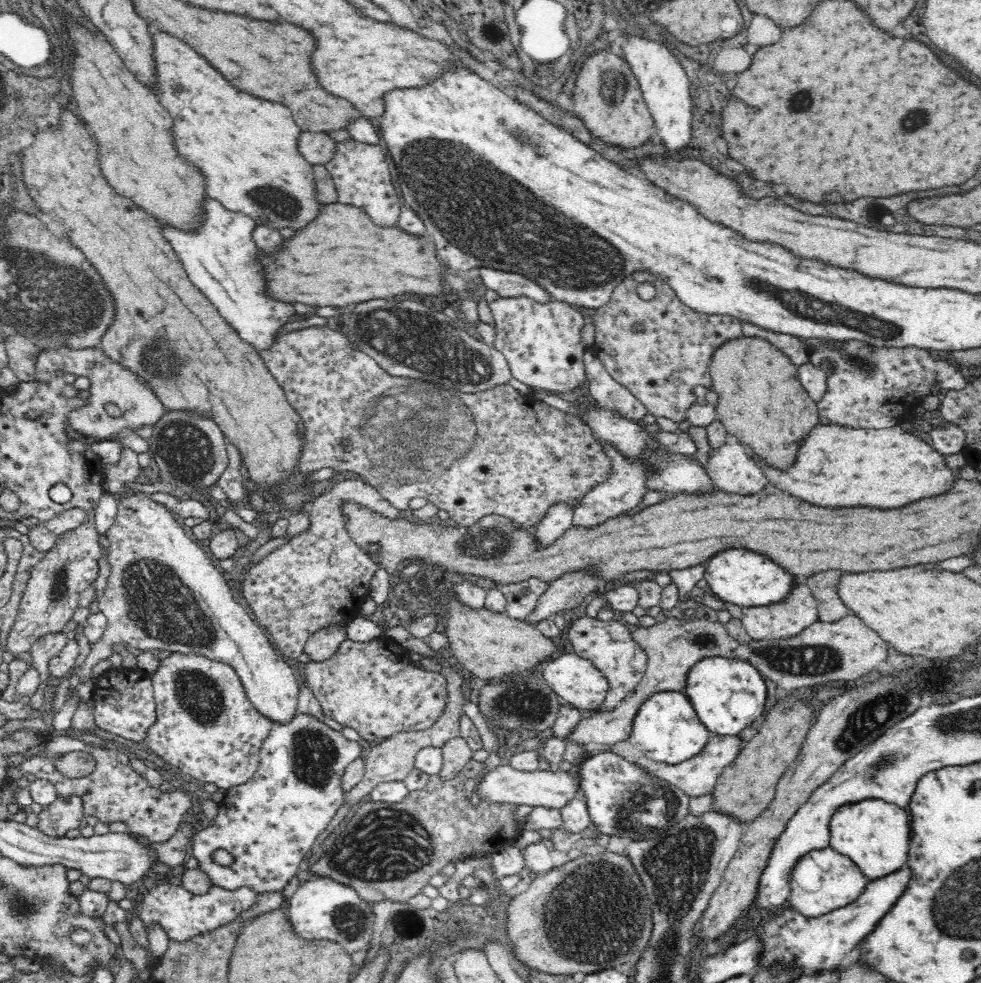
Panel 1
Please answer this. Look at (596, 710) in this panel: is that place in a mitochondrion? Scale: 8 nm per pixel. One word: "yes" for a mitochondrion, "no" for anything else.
no

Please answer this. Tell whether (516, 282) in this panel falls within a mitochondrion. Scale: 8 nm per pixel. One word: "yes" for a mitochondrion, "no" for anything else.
yes

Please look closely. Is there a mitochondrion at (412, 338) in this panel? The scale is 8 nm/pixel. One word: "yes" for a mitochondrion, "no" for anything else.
yes

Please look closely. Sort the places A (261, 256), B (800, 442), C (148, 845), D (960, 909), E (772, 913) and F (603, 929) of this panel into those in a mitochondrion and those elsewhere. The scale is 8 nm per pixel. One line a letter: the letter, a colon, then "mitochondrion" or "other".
A: other
B: other
C: other
D: mitochondrion
E: other
F: mitochondrion

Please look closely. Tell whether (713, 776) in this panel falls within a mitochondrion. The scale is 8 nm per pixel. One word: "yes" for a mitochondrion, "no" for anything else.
no

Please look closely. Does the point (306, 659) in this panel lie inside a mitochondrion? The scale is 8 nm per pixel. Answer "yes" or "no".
no

